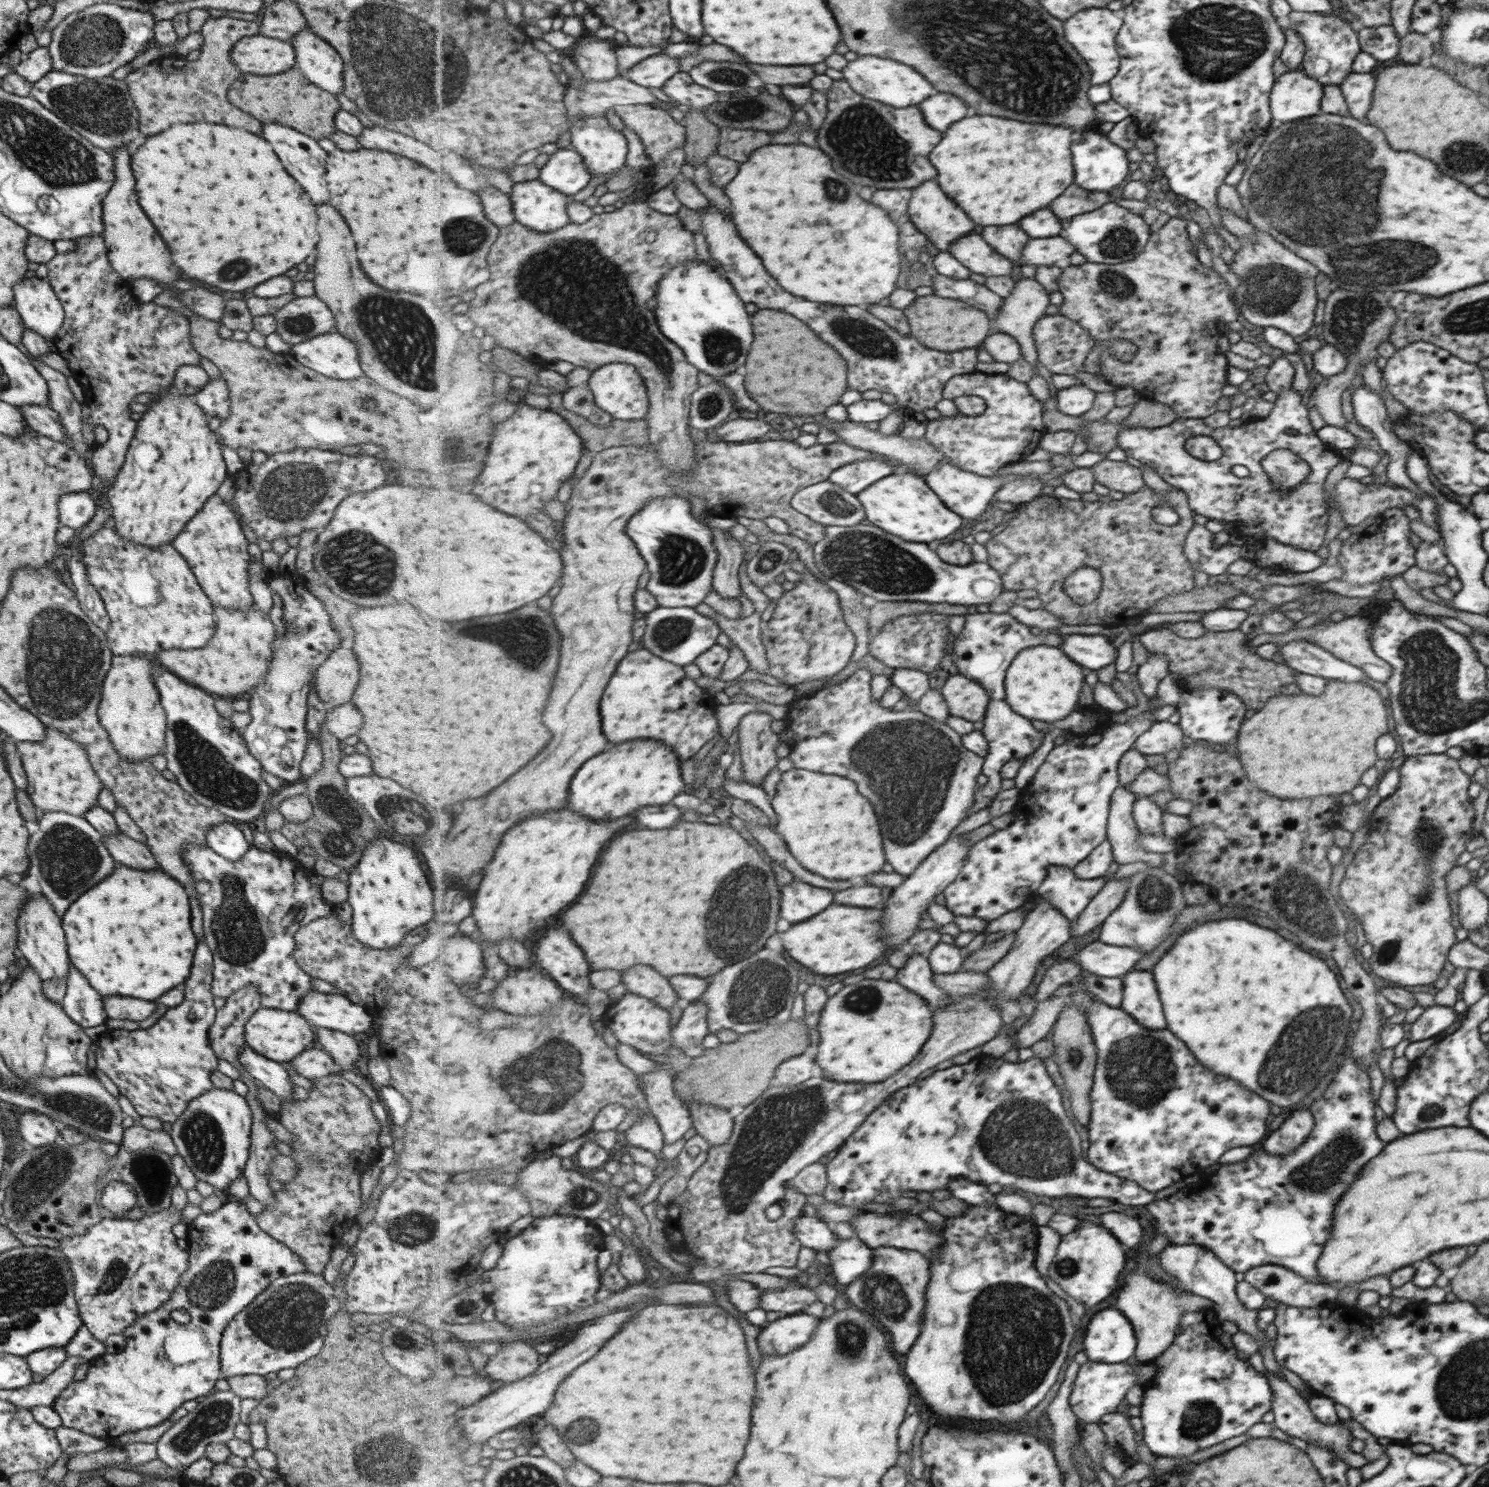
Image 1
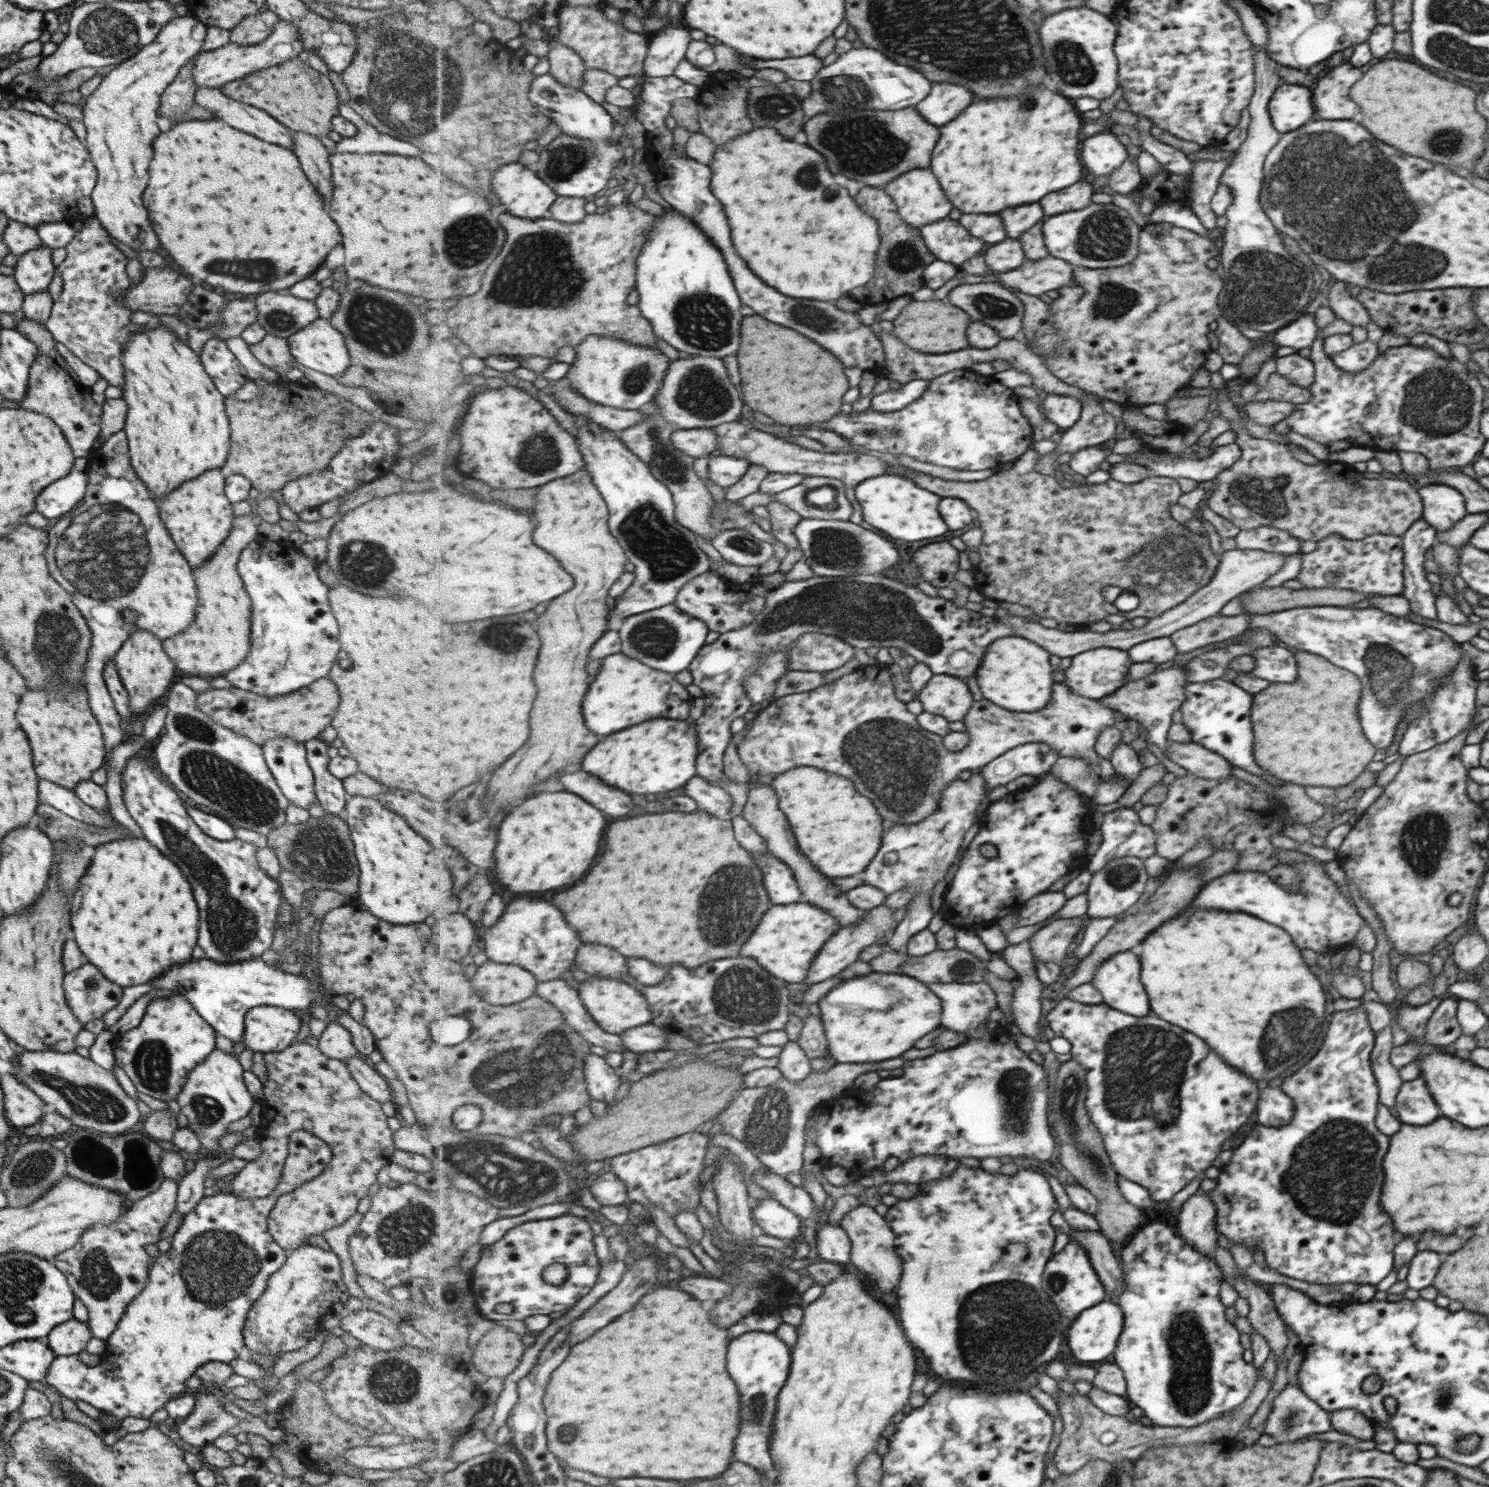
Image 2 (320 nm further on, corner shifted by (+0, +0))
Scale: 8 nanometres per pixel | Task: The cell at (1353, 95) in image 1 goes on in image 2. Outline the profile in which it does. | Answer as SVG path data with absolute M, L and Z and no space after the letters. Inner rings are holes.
M1341 64L1315 80L1311 89L1314 91L1314 107L1319 120L1345 121L1359 112L1359 108L1347 96L1349 86L1359 78L1359 68Z

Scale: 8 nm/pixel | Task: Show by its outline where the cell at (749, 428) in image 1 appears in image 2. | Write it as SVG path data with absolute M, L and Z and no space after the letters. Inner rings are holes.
M712 428L677 429L674 445L691 457L703 458L718 449L718 434Z

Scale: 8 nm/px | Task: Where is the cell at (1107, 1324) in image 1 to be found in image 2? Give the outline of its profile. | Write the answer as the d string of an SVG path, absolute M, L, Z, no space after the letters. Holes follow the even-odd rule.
M1103 1301L1082 1313L1067 1334L1072 1354L1083 1364L1108 1362L1123 1326L1117 1302Z

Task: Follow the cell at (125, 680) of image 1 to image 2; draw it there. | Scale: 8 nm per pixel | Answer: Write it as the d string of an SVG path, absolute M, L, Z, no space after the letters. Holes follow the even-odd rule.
M132 628L129 636L112 657L119 680L127 692L127 706L133 720L142 720L145 713L165 698L166 692L178 676L174 662L161 648L161 641L153 638L153 634L146 630Z

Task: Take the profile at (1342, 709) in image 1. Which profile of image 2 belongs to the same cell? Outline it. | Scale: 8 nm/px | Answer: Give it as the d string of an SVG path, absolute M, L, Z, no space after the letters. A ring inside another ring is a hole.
M1297 651L1295 653L1297 661L1297 678L1295 682L1283 686L1283 684L1269 684L1265 687L1265 690L1255 694L1255 710L1251 710L1251 726L1255 726L1255 758L1259 758L1259 766L1263 766L1263 770L1267 770L1269 774L1273 774L1275 778L1279 780L1285 780L1285 782L1293 782L1293 784L1299 784L1299 786L1323 786L1327 788L1337 788L1337 786L1345 786L1349 784L1351 780L1355 780L1361 770L1371 762L1373 754L1375 754L1375 747L1371 746L1365 736L1361 734L1361 728L1359 728L1359 720L1357 720L1357 700L1359 700L1359 690L1361 690L1361 680L1357 680L1357 677L1348 670L1335 666L1332 662L1327 662L1326 658L1319 656L1318 654L1308 653L1305 651Z

